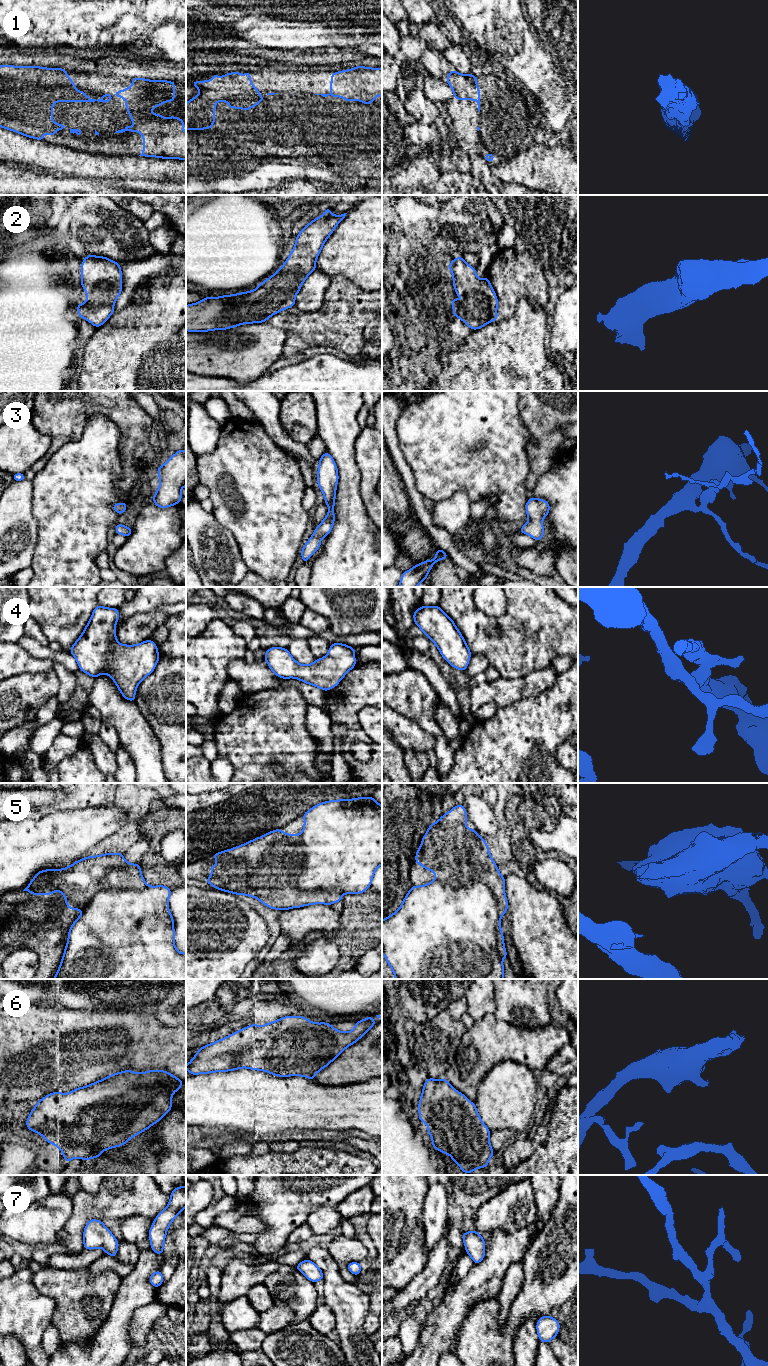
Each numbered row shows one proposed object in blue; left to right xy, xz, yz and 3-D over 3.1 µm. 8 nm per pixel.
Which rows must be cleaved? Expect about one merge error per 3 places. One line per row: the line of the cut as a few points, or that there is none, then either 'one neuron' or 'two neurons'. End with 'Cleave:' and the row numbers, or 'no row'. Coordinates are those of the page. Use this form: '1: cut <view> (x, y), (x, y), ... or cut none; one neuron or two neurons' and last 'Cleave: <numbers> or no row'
1: cut none; one neuron
2: cut none; one neuron
3: cut none; one neuron
4: cut none; one neuron
5: cut xz (299, 835), (303, 861), (296, 886), (337, 889), (342, 894); two neurons
6: cut none; one neuron
7: cut none; one neuron
Cleave: 5

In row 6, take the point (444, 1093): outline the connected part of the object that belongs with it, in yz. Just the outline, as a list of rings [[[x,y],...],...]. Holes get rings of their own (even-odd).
[[[427,1078],[418,1104],[419,1121],[425,1122],[432,1138],[432,1147],[451,1156],[463,1173],[471,1174],[477,1168],[487,1168],[494,1155],[489,1128],[481,1121],[476,1105],[455,1090],[446,1078]]]

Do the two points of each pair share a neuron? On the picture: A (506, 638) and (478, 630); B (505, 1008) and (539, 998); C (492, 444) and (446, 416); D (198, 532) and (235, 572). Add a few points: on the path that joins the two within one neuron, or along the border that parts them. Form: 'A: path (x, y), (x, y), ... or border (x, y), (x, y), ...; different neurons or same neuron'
A: path (499, 638), (489, 638), (485, 635); same neuron
B: path (513, 1003), (522, 998), (531, 998); same neuron
C: path (481, 439), (467, 437), (457, 427); same neuron
D: path (208, 542), (225, 562); same neuron

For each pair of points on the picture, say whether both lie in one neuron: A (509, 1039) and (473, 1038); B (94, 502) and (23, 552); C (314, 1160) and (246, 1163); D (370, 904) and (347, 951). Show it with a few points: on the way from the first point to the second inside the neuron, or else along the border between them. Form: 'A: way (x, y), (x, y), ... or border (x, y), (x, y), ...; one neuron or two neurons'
A: way (500, 1039), (482, 1039); one neuron
B: border (35, 520), (37, 542), (29, 566); two neurons
C: way (297, 1164), (263, 1164); one neuron
D: way (367, 916), (367, 922), (354, 939); one neuron

